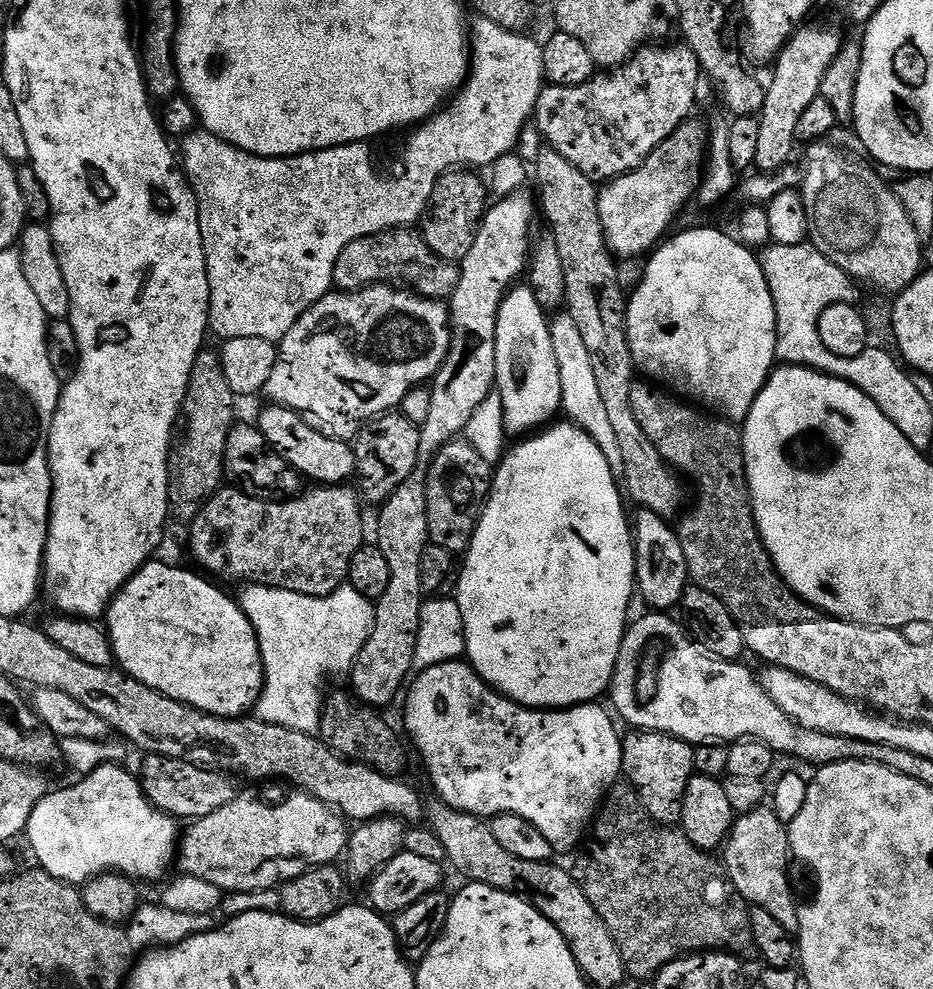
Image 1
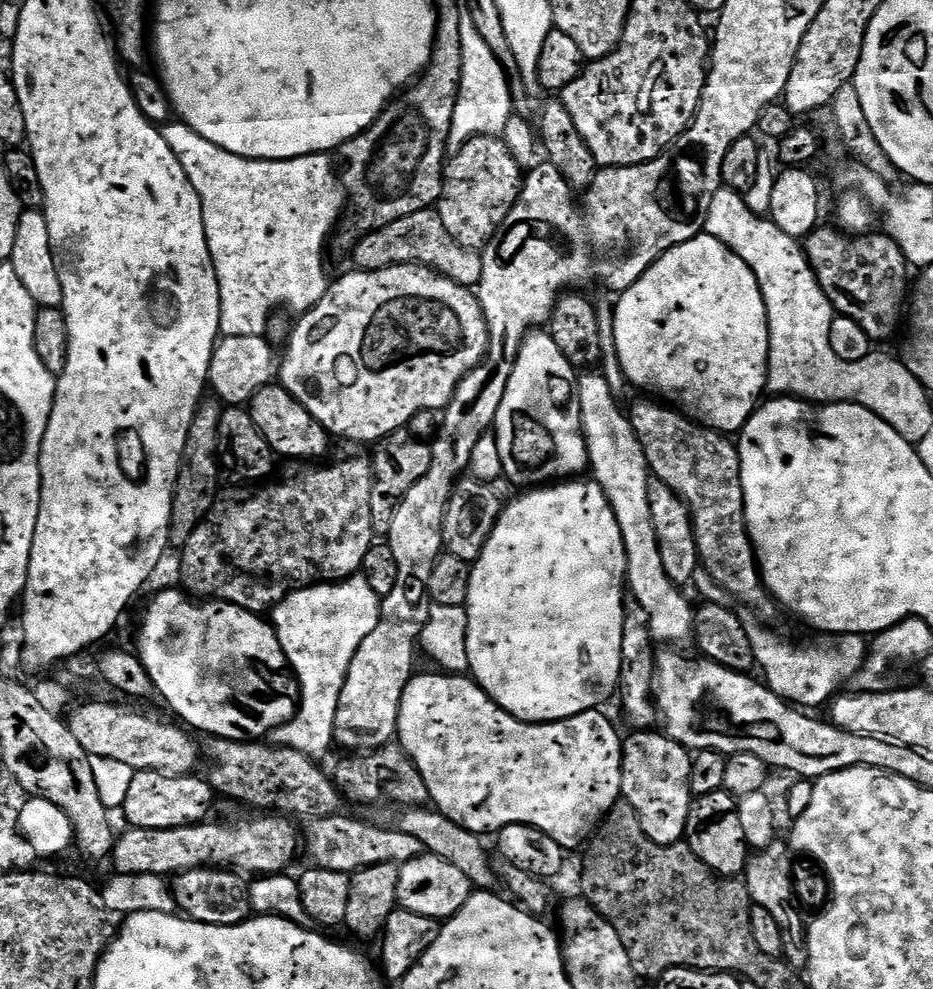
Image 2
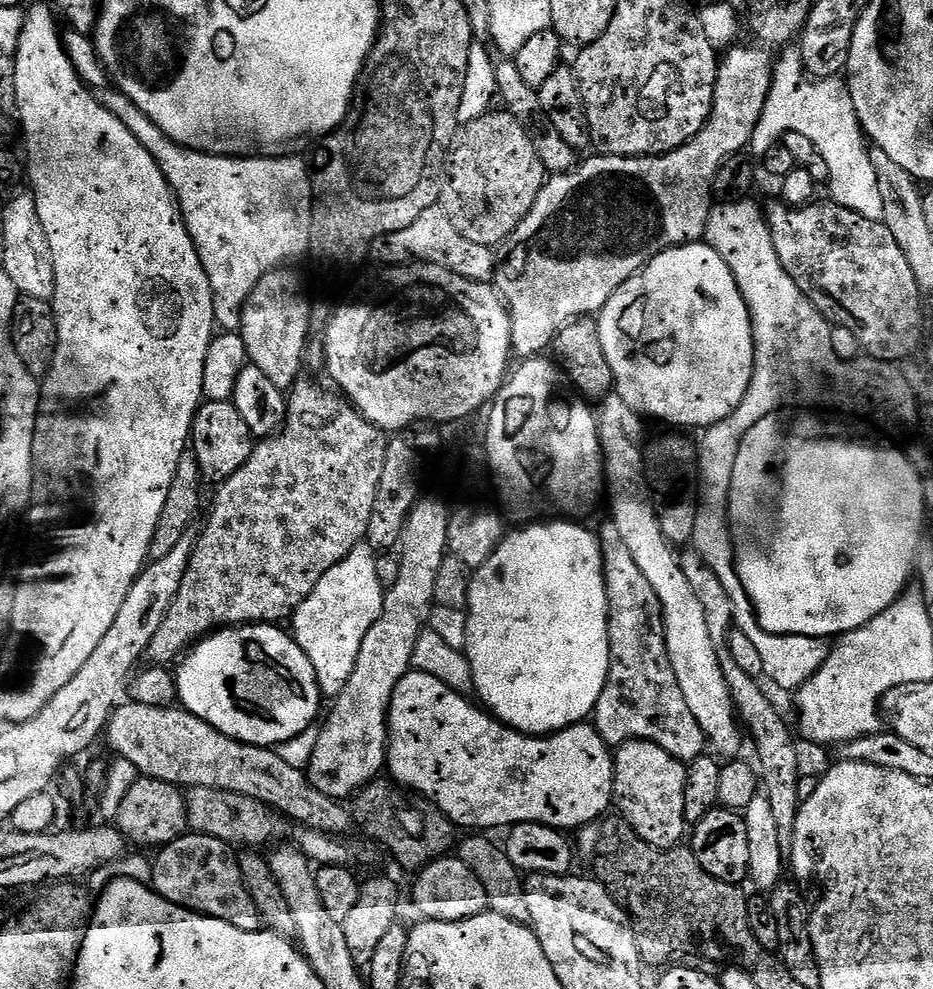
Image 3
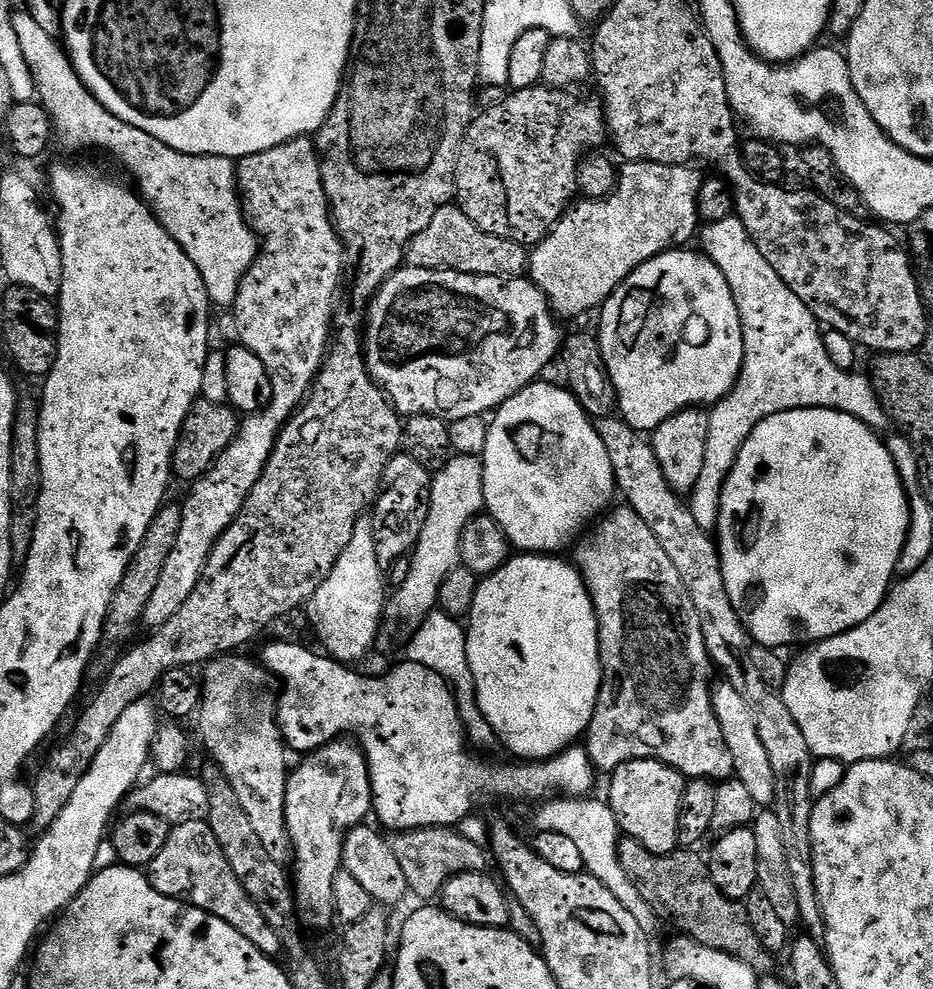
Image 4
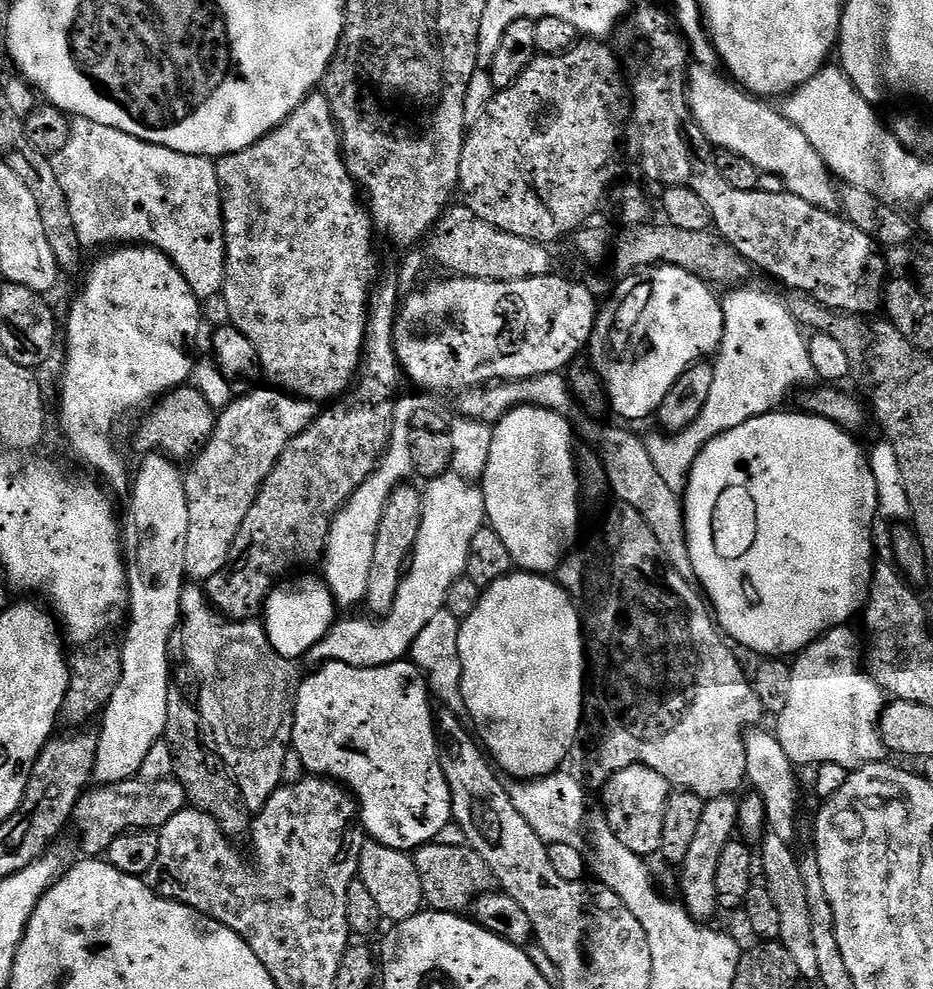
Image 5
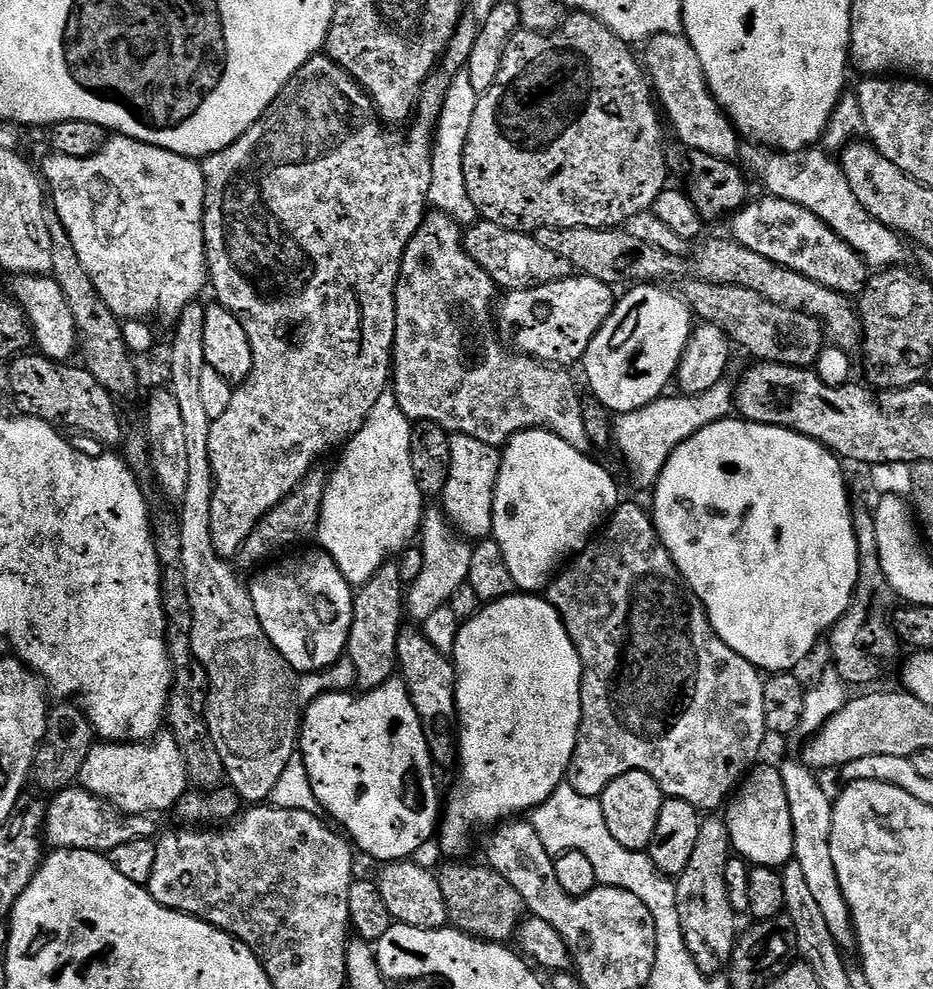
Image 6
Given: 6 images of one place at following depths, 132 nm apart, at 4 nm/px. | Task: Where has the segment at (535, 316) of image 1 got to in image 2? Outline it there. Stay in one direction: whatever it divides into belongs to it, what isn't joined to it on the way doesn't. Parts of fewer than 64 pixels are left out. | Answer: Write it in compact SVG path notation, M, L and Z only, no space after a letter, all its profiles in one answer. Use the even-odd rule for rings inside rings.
M529 332L518 350L494 425L505 481L517 484L520 490L531 490L579 477L583 473L580 471L588 468L588 447L576 400L577 379L577 369L558 350L551 332Z

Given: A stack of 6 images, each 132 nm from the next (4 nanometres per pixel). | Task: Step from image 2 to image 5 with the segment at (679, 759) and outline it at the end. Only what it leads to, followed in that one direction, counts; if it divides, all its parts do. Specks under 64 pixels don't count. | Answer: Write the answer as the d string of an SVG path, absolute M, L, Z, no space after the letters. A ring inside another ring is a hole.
M641 764L626 766L626 770L618 770L618 774L614 774L607 780L602 789L602 795L604 795L604 800L602 796L604 815L608 818L610 830L618 834L618 842L634 850L634 854L645 858L652 858L652 855L655 857L662 846L662 824L666 818L666 804L670 795L670 786L666 778L662 778L658 770L650 770Z

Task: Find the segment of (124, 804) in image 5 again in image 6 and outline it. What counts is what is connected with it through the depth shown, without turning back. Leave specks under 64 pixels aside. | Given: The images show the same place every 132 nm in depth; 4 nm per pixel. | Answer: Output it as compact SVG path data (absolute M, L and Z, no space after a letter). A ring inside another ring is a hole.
M79 786L64 788L55 793L47 801L47 806L48 813L44 819L42 839L52 850L65 848L107 854L114 850L114 846L122 846L135 840L150 840L157 835L155 815L143 816L119 812L109 800L95 796Z

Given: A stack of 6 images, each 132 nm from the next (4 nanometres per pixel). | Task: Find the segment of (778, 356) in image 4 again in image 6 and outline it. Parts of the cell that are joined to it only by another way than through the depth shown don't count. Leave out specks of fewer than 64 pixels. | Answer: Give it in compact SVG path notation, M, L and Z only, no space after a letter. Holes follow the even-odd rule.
M728 378L718 382L718 386L713 386L711 390L706 390L706 394L672 395L665 394L638 410L619 413L612 425L615 451L624 455L628 472L640 488L649 489L658 482L670 454L674 454L674 450L682 446L682 442L714 422L729 419L734 412L734 384Z

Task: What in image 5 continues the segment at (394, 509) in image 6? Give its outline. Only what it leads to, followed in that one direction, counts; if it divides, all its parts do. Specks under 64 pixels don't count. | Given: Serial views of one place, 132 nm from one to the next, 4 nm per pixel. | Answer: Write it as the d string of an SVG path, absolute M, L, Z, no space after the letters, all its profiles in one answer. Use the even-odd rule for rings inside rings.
M397 399L396 423L392 426L392 437L384 457L380 459L380 465L348 500L343 510L336 513L336 519L332 522L328 548L322 561L322 579L341 609L364 604L366 581L370 579L370 562L374 562L374 538L378 534L378 522L382 522L382 510L386 510L390 494L414 472L410 458L410 424L417 410L417 405L412 405L410 401Z

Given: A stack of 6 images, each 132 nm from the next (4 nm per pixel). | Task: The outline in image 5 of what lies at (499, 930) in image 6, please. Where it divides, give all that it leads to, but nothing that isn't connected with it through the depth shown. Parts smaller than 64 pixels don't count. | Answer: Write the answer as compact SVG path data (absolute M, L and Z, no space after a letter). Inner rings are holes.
M435 842L423 844L415 849L414 859L418 866L418 878L422 878L424 903L431 911L467 913L478 898L497 887L496 876L490 866L486 866L482 854L468 845L444 846Z

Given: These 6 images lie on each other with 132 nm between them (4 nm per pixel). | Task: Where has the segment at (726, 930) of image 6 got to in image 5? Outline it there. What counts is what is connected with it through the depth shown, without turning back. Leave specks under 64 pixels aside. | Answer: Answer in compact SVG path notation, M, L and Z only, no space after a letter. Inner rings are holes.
M735 795L719 796L713 800L704 801L702 819L698 826L694 843L686 853L686 858L680 872L680 896L684 908L694 920L708 922L715 912L718 912L717 873L718 862L721 861L722 850L734 840L740 822L740 800Z

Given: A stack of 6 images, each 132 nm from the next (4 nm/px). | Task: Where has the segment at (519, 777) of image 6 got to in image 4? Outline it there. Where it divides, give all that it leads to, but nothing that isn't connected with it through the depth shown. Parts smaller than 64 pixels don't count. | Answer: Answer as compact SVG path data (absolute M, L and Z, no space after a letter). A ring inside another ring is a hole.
M516 554L507 560L493 576L483 577L477 583L474 594L474 606L466 617L468 633L468 657L470 670L476 683L476 697L482 714L486 714L486 722L494 730L497 741L513 752L513 757L524 762L539 762L557 756L565 748L571 748L587 733L588 723L596 709L600 693L600 639L598 638L598 622L588 587L580 577L580 572L571 563L568 564L556 554Z

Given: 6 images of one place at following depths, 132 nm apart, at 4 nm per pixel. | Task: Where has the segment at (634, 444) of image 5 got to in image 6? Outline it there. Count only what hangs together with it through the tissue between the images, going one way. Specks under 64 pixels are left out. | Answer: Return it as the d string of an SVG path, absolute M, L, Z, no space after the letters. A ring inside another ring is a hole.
M429 211L424 217L422 226L418 226L414 238L404 251L400 277L396 283L396 333L392 347L390 373L390 390L398 398L398 406L402 406L402 414L406 414L408 419L413 422L417 420L434 422L438 426L442 426L449 434L478 438L478 442L486 442L486 446L494 446L498 449L503 449L508 440L514 438L514 434L531 428L544 428L548 432L558 434L558 438L562 438L562 442L570 442L570 446L574 446L574 450L591 453L593 451L592 443L590 438L586 438L586 426L582 426L582 406L580 405L582 392L576 389L576 384L572 381L571 374L568 373L571 371L545 364L542 360L534 360L531 356L521 356L505 347L494 327L494 305L498 300L496 283L490 278L490 274L486 274L486 270L482 270L482 266L478 266L478 262L474 262L474 258L470 258L470 254L466 254L462 243L462 228L456 224L459 223L453 217L447 216L445 212Z

